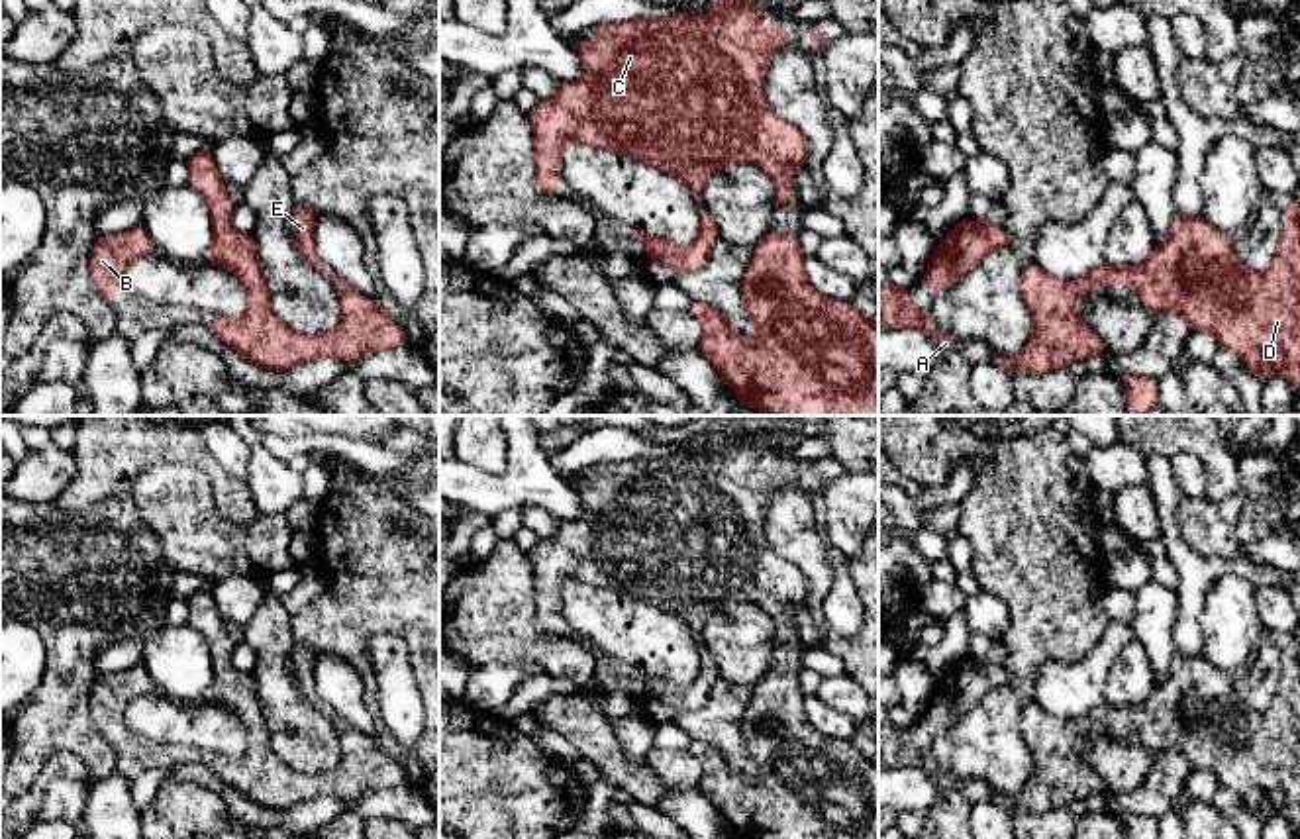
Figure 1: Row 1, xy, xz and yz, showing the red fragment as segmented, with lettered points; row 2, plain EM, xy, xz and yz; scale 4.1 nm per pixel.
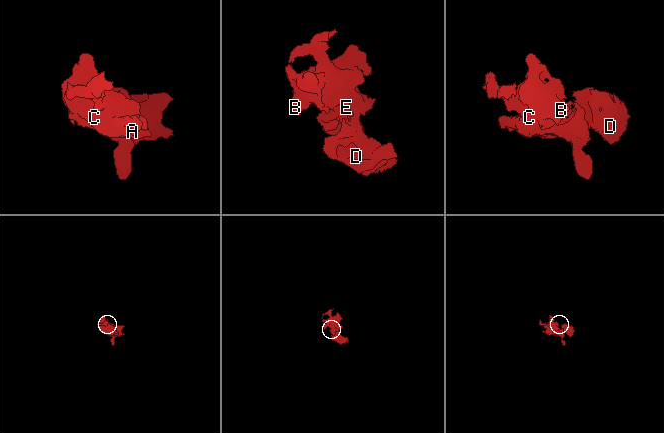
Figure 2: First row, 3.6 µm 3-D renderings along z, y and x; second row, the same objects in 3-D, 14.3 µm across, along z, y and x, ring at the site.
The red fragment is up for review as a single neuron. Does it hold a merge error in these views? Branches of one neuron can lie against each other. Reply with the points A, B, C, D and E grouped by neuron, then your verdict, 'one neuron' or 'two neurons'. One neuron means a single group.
A B C D E | one neuron

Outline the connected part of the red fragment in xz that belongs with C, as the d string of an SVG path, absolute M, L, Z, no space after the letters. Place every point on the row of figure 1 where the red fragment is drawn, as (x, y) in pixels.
M712 0L716 6L716 12L710 16L704 14L692 14L678 10L675 14L669 14L661 20L629 20L625 24L602 24L596 27L596 35L588 39L584 45L575 47L576 55L580 57L584 69L588 74L584 78L578 78L573 84L561 82L553 98L543 98L535 106L533 112L529 112L529 122L535 131L535 149L533 149L533 161L535 161L535 186L547 196L557 196L559 192L559 178L561 178L561 167L563 167L563 147L567 143L582 143L586 147L596 147L635 159L643 159L649 165L678 176L686 182L692 196L700 204L702 190L708 182L708 178L720 169L727 165L757 165L761 167L775 182L776 182L776 206L796 206L798 194L796 188L790 184L790 174L806 167L808 157L808 141L806 137L788 122L780 120L769 106L763 86L767 78L767 67L771 53L775 49L780 49L786 45L788 37L788 25L786 24L769 24L767 27L761 25L761 12L749 4L749 0Z

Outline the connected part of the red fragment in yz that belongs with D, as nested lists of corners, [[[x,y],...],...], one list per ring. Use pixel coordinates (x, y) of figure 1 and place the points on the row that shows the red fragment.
[[[1294,196],[1286,198],[1286,229],[1276,257],[1263,272],[1253,272],[1235,259],[1235,235],[1212,227],[1202,216],[1182,214],[1173,218],[1169,239],[1155,243],[1139,265],[1114,267],[1102,261],[1084,280],[1063,280],[1035,263],[1025,265],[1020,292],[1033,318],[1033,335],[1020,355],[994,361],[1012,372],[1041,374],[1067,369],[1073,361],[1108,357],[1098,333],[1080,320],[1078,302],[1088,290],[1112,284],[1131,284],[1153,316],[1182,316],[1192,331],[1210,333],[1265,382],[1280,374],[1300,388],[1300,204]]]

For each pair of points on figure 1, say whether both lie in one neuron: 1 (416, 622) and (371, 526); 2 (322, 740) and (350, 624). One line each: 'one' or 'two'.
1: one
2: two

